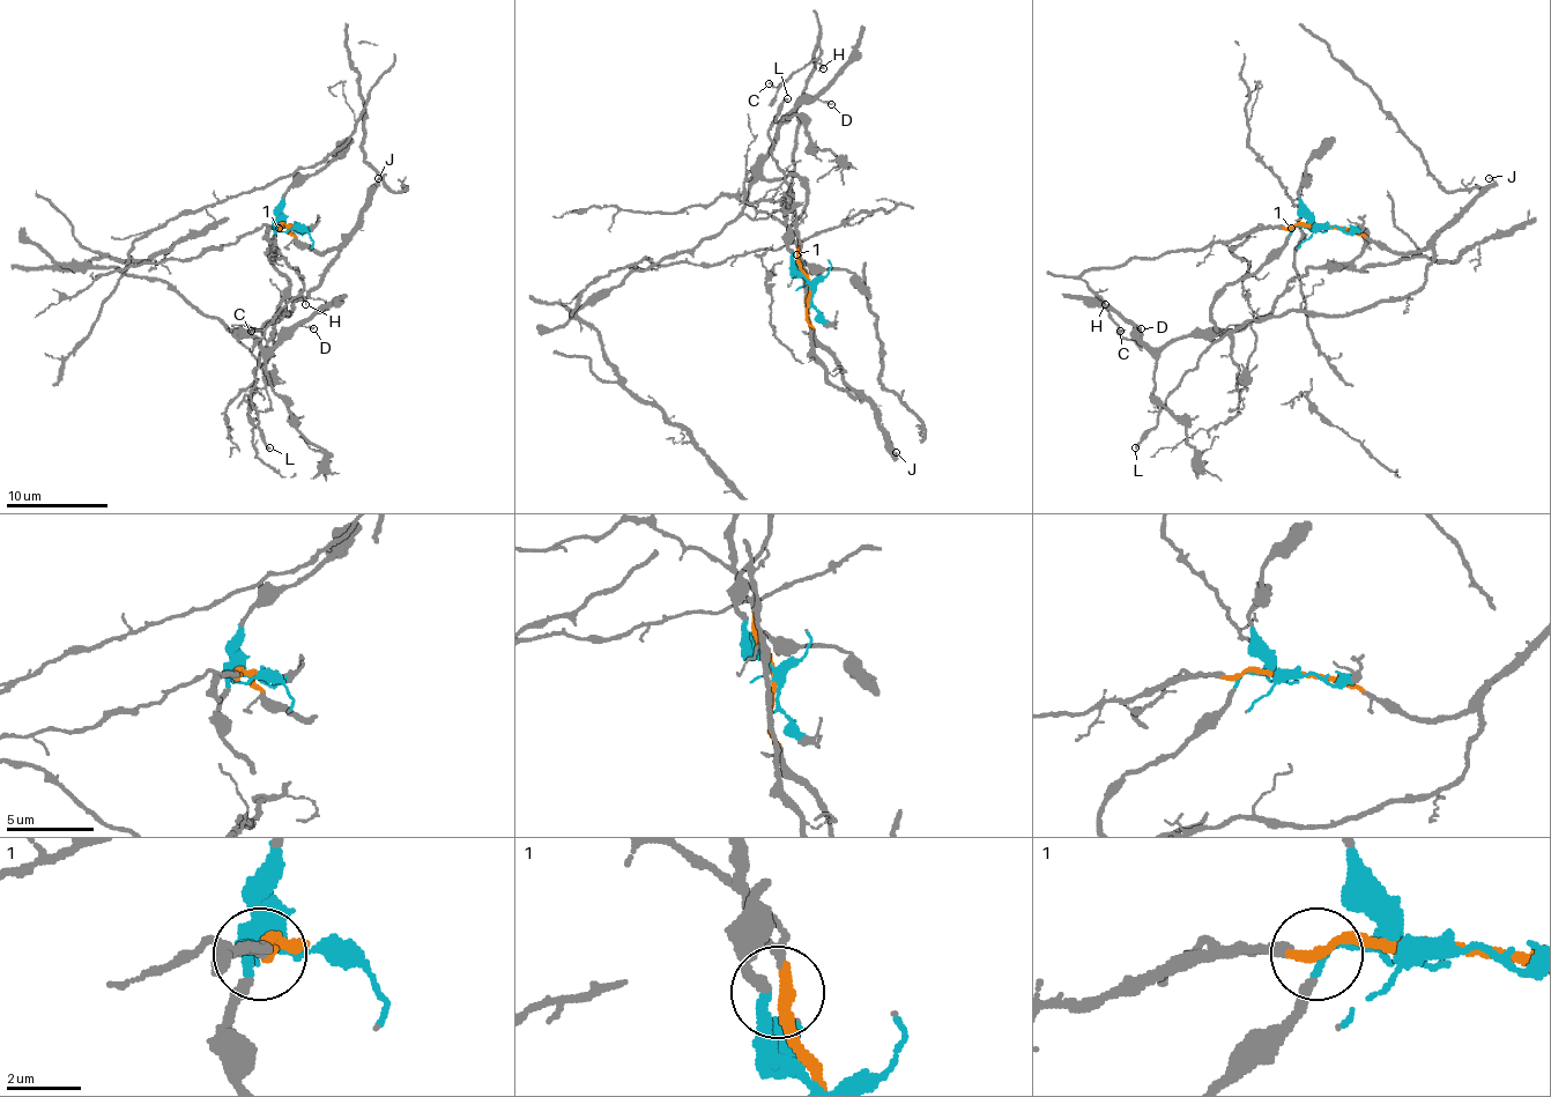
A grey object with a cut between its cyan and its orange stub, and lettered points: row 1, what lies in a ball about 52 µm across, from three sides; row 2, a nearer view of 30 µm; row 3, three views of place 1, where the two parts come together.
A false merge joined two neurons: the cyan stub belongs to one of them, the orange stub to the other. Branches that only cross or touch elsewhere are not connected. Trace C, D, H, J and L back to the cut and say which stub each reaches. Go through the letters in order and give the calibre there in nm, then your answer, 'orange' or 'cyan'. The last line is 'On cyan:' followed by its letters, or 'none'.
C: 100 nm thick; orange
D: 140 nm thick; cyan
H: 100 nm thick; orange
J: 190 nm thick; orange
L: 180 nm thick; orange
On cyan: D

